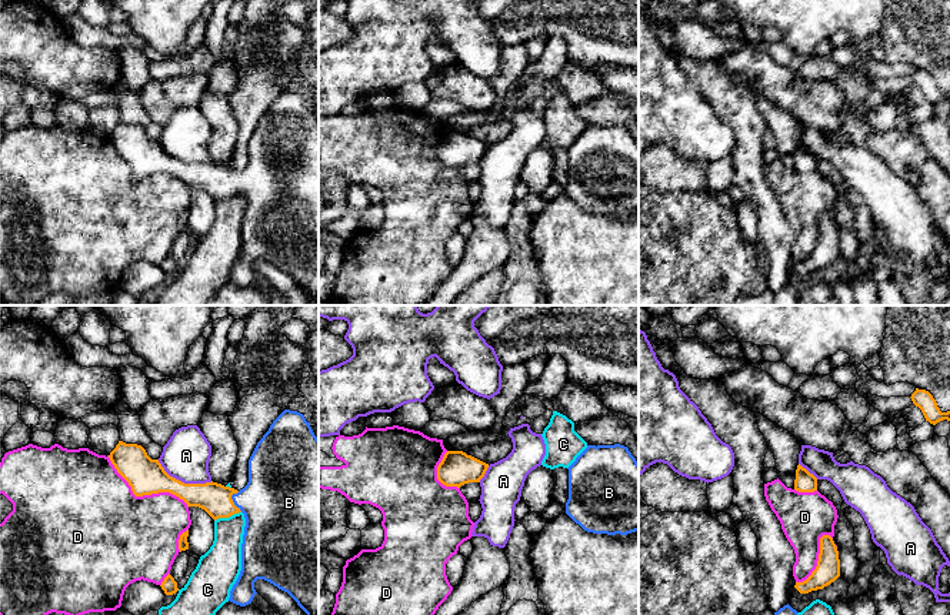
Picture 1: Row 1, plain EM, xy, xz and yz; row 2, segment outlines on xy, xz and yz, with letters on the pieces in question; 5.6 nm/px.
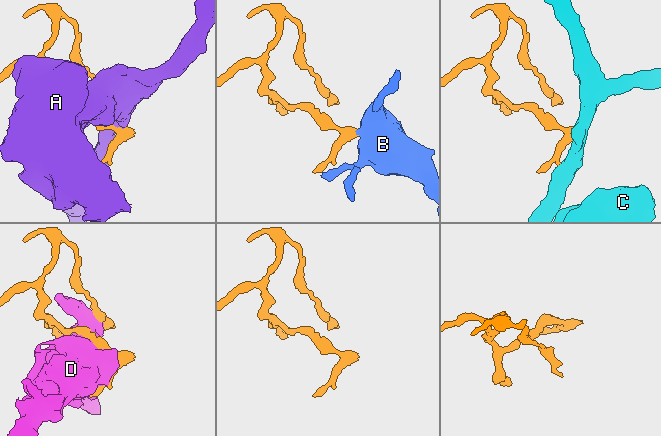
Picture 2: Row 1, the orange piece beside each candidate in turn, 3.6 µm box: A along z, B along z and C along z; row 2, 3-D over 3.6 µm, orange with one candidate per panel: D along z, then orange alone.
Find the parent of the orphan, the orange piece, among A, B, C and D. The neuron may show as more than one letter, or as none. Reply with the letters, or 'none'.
B

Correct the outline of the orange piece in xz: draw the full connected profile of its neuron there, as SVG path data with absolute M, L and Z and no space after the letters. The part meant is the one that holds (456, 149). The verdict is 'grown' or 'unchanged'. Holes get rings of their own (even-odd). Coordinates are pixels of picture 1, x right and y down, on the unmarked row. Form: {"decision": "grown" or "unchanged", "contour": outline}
{"decision": "unchanged", "contour": "M447 131L437 147L437 160L446 167L460 168L469 163L480 163L489 144L463 131Z"}

